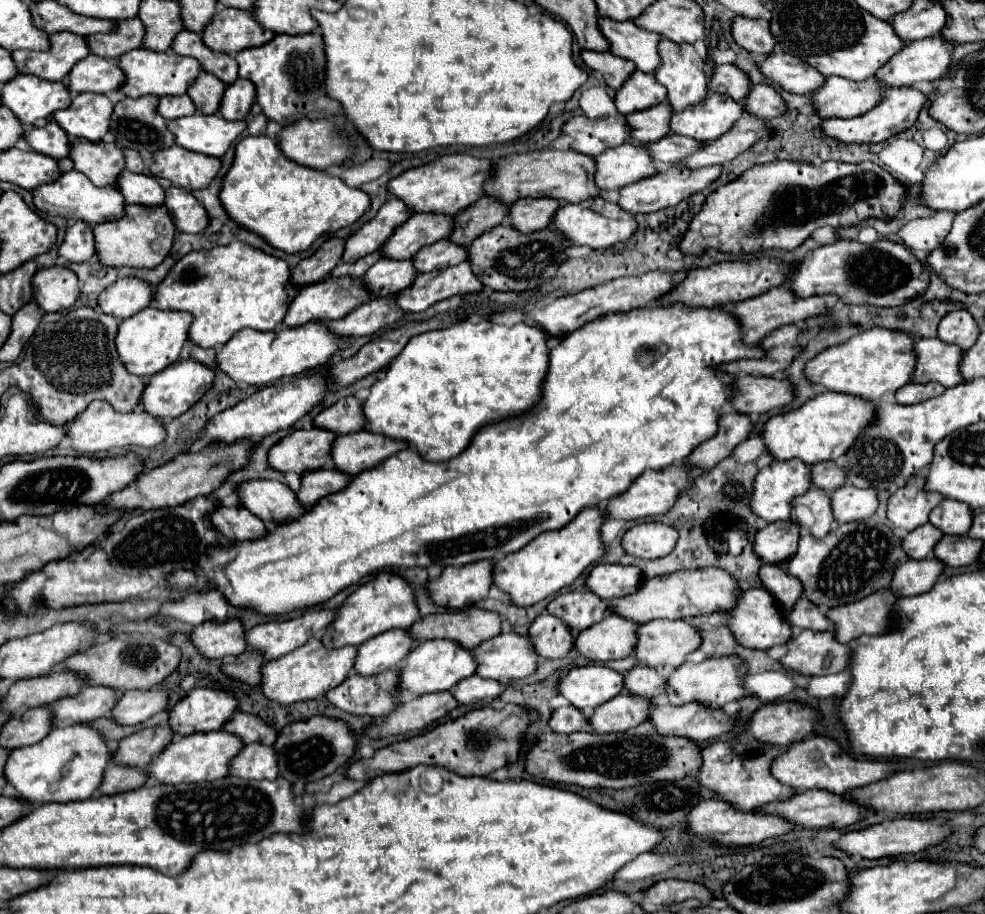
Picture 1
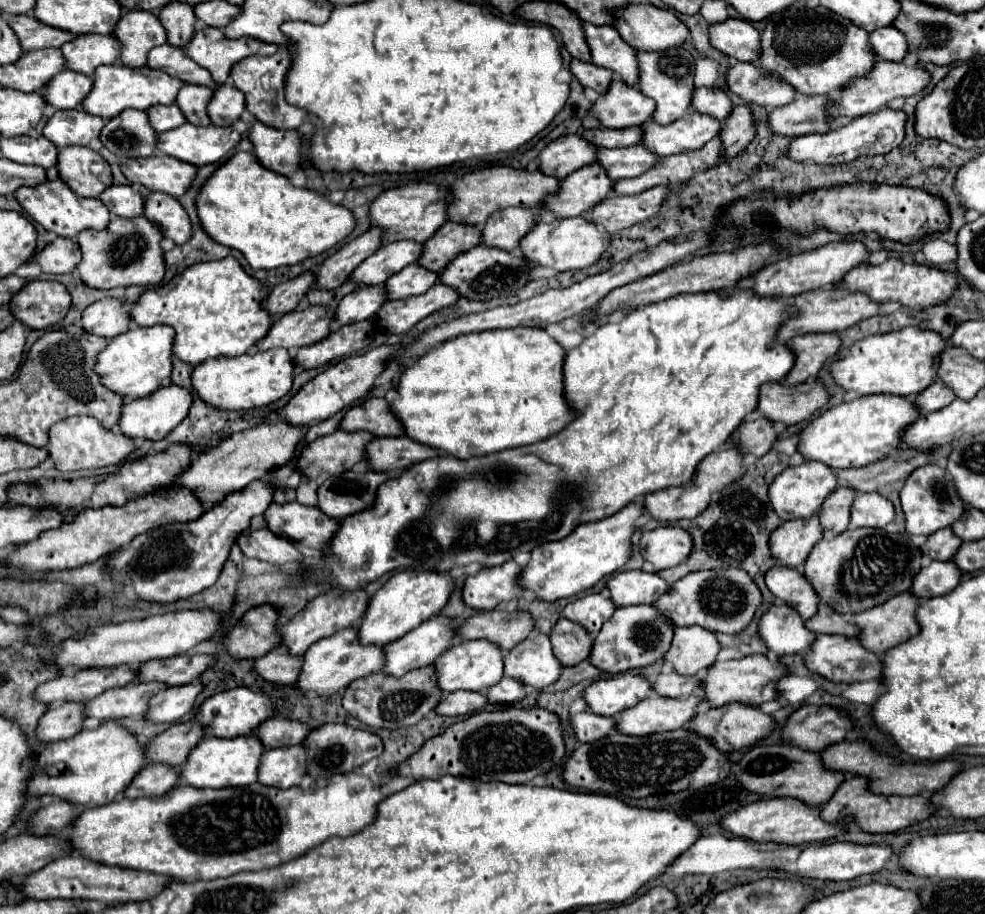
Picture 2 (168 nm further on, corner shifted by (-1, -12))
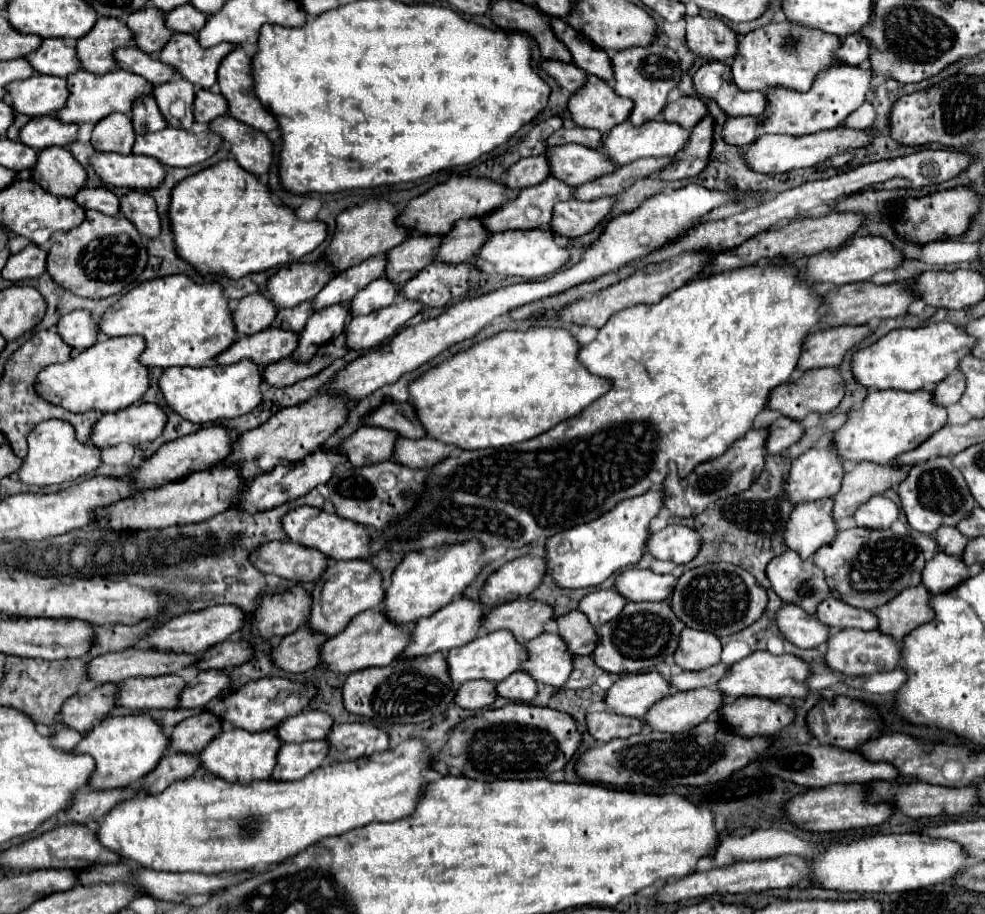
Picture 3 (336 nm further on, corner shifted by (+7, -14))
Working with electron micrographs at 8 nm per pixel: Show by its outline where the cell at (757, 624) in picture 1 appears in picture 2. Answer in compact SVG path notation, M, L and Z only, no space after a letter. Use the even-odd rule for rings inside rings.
M771 606L759 622L759 636L777 656L807 652L817 638L791 606Z

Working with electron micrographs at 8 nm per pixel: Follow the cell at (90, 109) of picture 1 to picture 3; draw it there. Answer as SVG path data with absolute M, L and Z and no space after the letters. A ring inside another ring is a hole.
M55 114L35 116L21 130L21 140L49 140L49 142L25 142L35 150L43 150L47 146L69 146L69 142L77 142L77 124L65 124Z

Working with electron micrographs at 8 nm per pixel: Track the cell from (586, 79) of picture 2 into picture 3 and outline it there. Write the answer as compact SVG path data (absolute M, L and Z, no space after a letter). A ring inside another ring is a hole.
M543 60L541 68L553 76L561 88L569 90L569 92L577 92L583 88L583 84L587 82L587 74L583 70L579 70L579 66L575 64L565 64L559 60Z

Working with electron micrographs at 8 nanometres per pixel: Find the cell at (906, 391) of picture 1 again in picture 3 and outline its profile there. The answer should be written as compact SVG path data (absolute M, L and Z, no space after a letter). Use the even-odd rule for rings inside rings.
M955 370L955 374L949 374L943 382L939 382L931 394L933 394L933 402L941 404L941 406L951 406L955 402L959 402L961 394L965 388L965 378L959 370Z

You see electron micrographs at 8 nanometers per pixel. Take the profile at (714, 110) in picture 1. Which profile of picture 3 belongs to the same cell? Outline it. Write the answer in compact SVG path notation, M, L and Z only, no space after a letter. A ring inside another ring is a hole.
M625 120L603 138L603 152L609 158L615 158L619 166L639 158L649 158L649 156L673 156L679 150L683 150L683 142L687 142L687 134L691 132L667 120L651 120L651 122L645 122L643 126L631 126L631 122Z

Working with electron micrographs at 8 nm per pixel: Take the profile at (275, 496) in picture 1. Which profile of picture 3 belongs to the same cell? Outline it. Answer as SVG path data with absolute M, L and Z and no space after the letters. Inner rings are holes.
M297 506L295 510L289 510L283 518L283 530L291 542L301 544L305 548L315 548L321 554L335 560L355 560L371 554L371 536L363 526L351 520L345 520L337 514L329 514L321 508Z

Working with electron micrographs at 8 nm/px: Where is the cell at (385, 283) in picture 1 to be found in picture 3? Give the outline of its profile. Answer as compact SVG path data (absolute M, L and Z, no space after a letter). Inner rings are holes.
M333 304L315 312L307 320L307 326L303 328L303 332L299 334L299 348L295 352L295 358L299 356L297 360L307 362L321 344L341 334L349 320L351 320L351 312L347 304Z

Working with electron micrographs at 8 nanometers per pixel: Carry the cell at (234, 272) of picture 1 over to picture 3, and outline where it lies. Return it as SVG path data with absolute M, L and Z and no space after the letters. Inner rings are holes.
M175 274L165 278L155 278L149 282L143 282L135 286L131 292L127 292L123 298L119 298L103 316L103 322L99 324L101 332L105 336L127 336L127 334L139 334L145 338L145 352L141 354L141 362L145 366L159 366L159 368L171 368L171 366L205 366L213 364L219 354L223 354L235 340L235 322L231 322L231 310L229 310L229 298L225 296L225 288L219 282L195 282L187 274Z

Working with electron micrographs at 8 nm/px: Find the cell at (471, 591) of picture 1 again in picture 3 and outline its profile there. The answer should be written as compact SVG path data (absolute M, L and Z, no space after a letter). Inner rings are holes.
M521 556L495 570L479 592L479 602L487 608L529 596L545 576L545 560Z

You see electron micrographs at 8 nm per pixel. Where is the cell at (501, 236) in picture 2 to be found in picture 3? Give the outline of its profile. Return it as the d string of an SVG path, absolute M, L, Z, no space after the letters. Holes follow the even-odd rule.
M479 218L459 220L453 230L443 236L439 246L439 260L443 262L475 262L483 242L489 238L487 228Z

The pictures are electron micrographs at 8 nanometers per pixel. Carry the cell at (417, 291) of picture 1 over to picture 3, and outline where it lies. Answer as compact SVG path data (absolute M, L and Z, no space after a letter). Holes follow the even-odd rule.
M399 298L395 306L387 306L381 310L375 310L367 316L355 316L345 328L347 334L347 346L355 350L375 348L383 344L387 338L391 338L409 318L413 318L417 312L421 312L423 304L411 302L409 298Z

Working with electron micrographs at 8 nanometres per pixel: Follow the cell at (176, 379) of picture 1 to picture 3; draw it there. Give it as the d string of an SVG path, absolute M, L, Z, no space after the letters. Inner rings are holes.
M139 402L115 414L101 414L91 434L91 440L99 448L115 446L121 442L139 446L159 438L165 424L167 414L159 404Z

